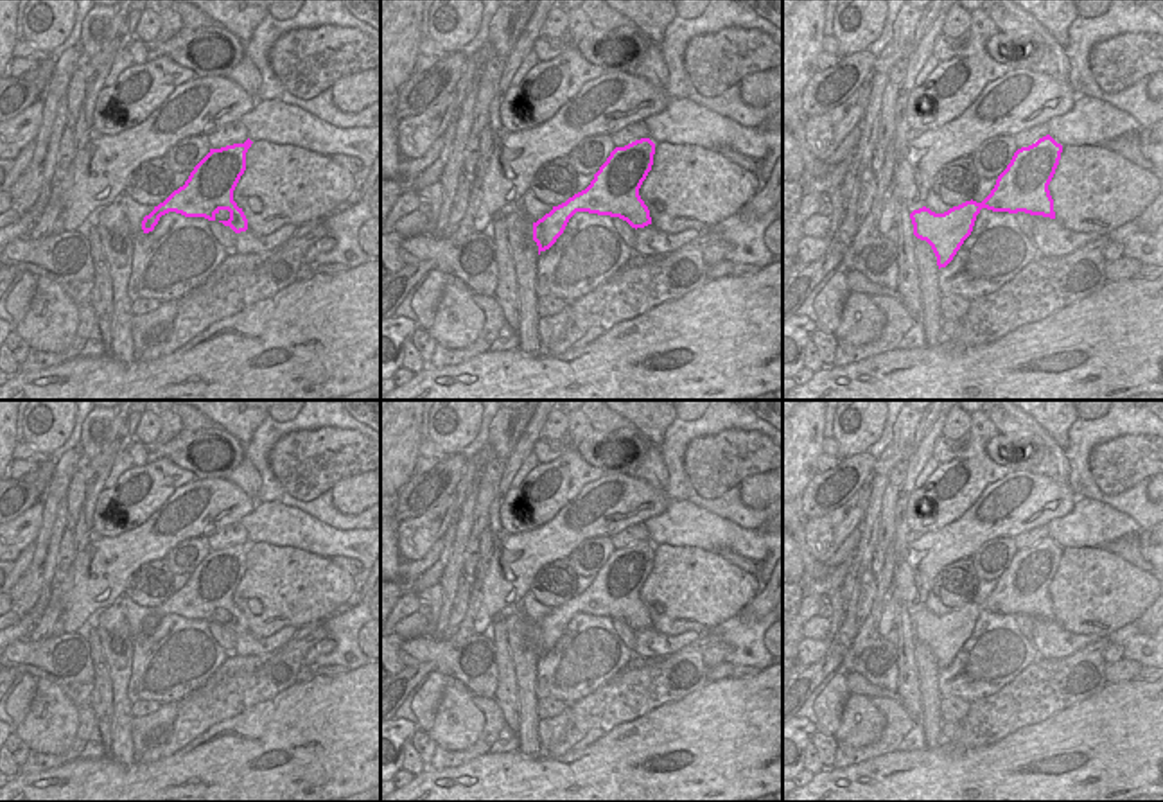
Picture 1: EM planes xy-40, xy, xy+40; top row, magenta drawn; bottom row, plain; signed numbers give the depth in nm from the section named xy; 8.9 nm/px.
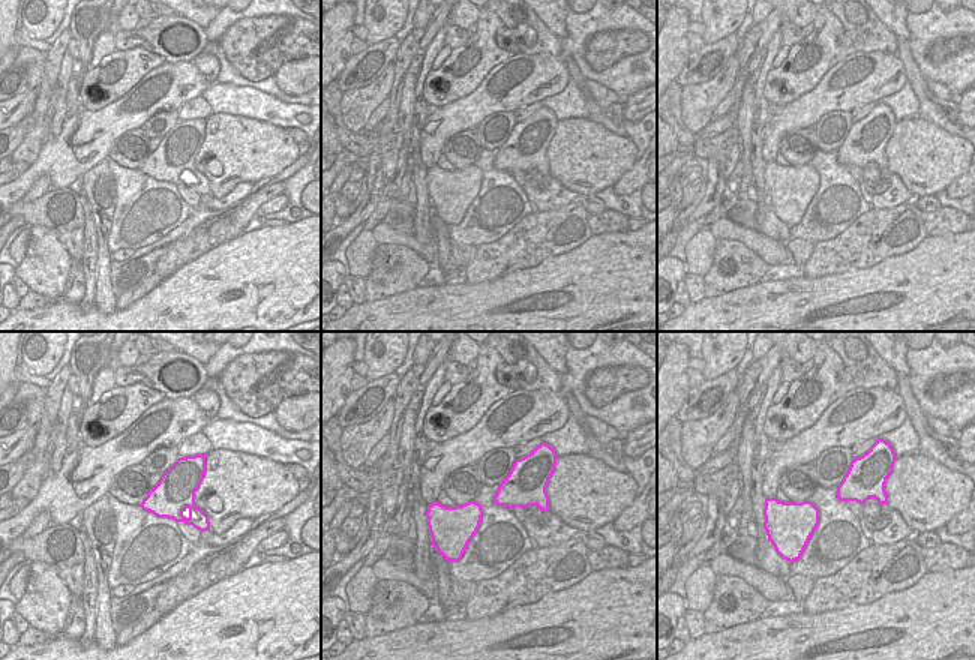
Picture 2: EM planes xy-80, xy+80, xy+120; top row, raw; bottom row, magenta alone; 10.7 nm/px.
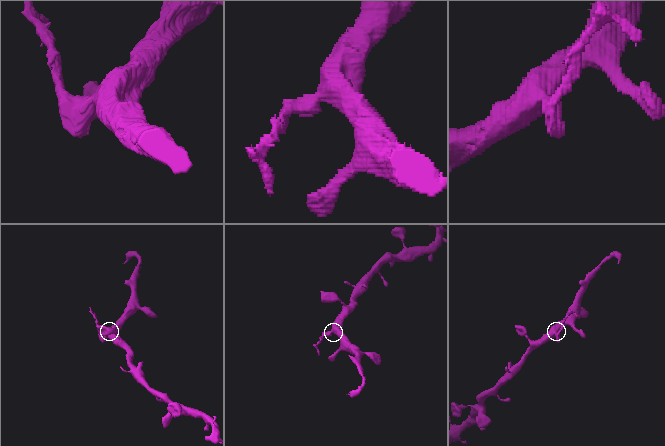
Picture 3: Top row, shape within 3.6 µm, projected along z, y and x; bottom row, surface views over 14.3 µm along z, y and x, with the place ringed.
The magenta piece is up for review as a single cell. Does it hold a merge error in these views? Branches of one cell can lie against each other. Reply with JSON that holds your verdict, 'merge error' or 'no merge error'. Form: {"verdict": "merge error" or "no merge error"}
{"verdict": "merge error"}

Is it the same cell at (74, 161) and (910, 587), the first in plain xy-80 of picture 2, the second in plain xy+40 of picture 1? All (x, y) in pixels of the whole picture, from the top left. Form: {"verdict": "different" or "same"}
{"verdict": "same"}

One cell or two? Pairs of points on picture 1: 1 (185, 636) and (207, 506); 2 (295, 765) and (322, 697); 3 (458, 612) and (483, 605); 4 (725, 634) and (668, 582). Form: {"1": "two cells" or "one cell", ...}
{"1": "two cells", "2": "one cell", "3": "two cells", "4": "two cells"}

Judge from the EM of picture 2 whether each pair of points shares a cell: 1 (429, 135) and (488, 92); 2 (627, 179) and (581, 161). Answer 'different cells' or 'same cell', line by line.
1: same cell
2: different cells

